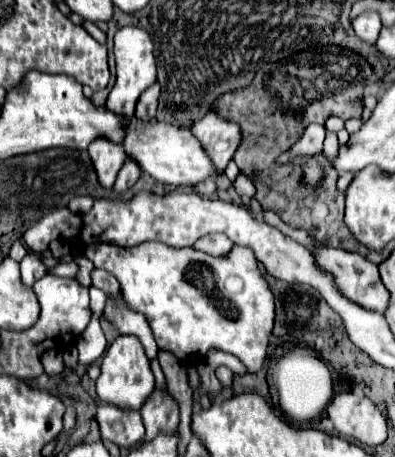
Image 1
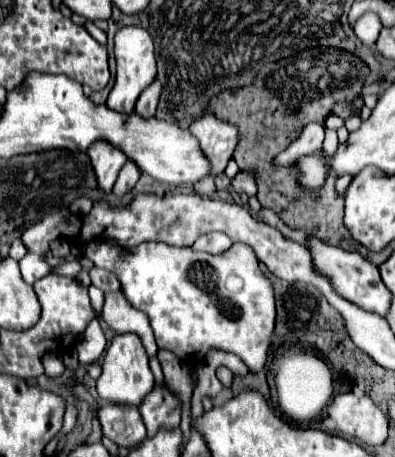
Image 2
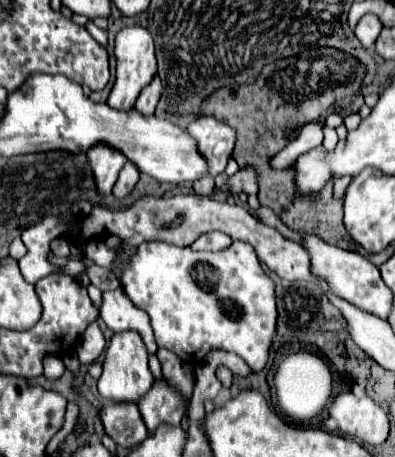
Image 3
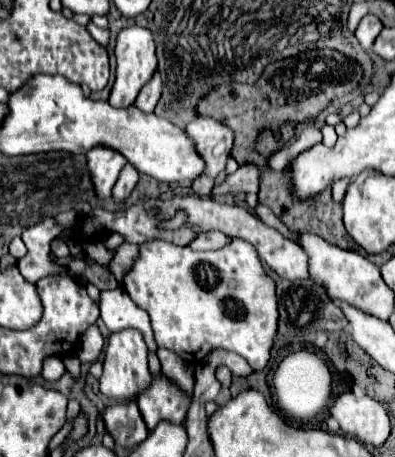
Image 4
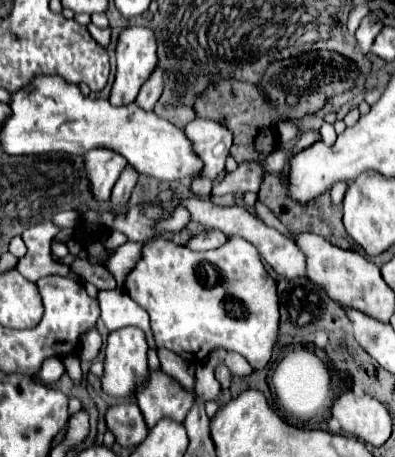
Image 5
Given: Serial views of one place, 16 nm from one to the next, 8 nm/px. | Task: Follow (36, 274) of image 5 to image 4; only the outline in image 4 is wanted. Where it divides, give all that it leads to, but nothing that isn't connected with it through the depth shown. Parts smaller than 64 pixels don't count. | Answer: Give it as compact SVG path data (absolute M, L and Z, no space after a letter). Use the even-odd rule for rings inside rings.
M46 218L22 232L28 254L18 260L18 268L28 282L36 282L48 274L66 274L66 268L50 262L50 242L64 230L54 218Z

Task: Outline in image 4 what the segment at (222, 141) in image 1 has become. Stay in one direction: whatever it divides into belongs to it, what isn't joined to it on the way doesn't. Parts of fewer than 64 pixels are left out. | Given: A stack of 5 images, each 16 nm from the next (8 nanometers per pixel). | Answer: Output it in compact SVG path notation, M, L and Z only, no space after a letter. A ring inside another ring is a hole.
M198 116L186 128L190 138L194 138L198 154L206 162L206 176L216 178L224 168L234 144L234 132L226 124L212 118Z

